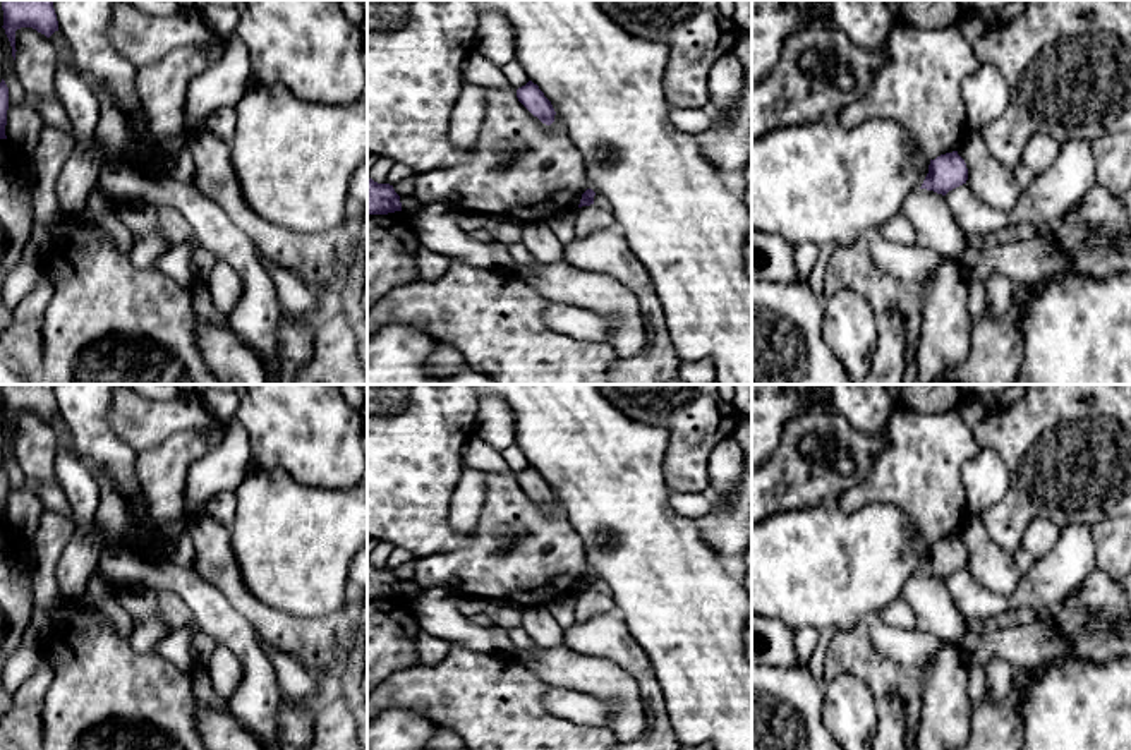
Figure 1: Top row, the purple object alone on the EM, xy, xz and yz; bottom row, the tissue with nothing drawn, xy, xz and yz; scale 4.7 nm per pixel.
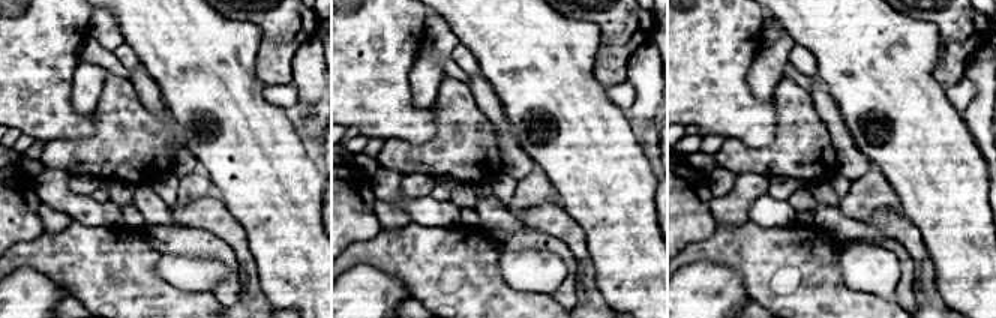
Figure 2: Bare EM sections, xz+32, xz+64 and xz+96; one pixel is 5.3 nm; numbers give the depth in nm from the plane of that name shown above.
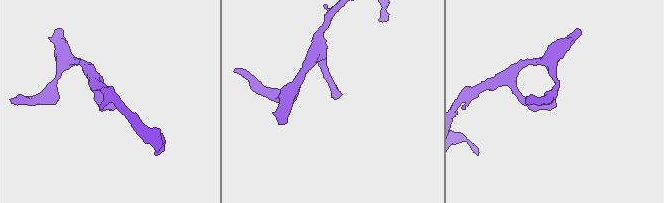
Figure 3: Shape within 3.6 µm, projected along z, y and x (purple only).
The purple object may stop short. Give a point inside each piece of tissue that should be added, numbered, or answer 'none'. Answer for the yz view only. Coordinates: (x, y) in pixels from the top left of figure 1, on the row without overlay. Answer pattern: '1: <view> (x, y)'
none

